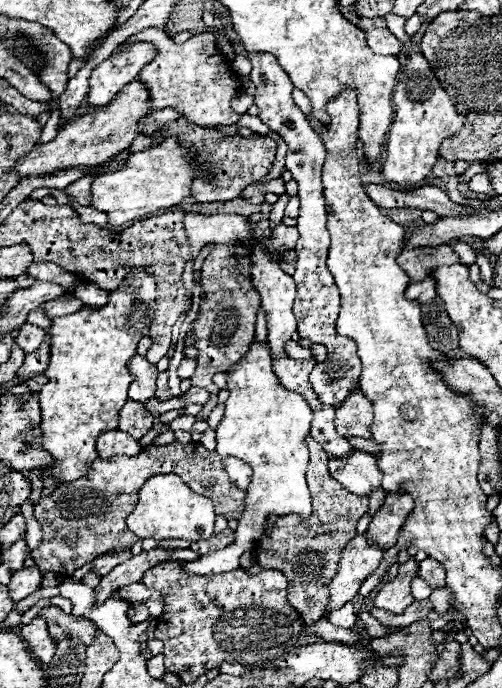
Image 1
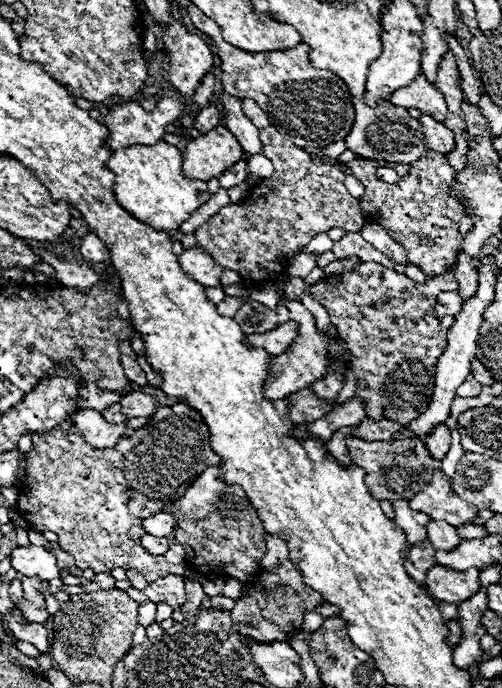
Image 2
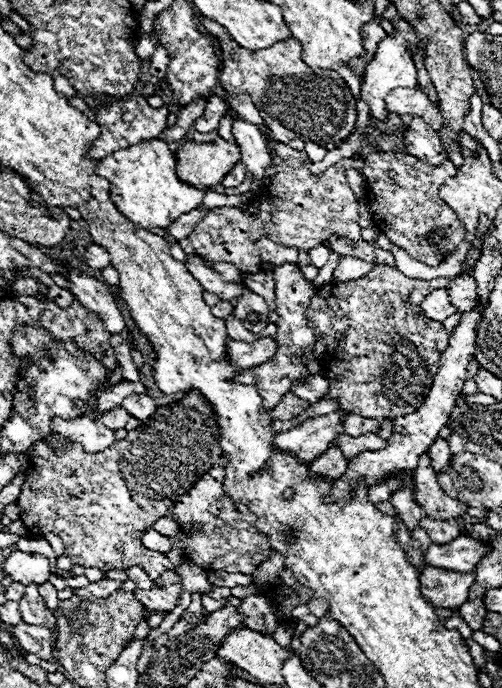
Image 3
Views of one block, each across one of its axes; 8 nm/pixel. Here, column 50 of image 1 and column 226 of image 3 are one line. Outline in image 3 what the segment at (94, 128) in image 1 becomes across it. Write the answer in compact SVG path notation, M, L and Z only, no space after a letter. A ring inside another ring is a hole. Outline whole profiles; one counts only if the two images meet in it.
M220 136L214 142L188 140L176 152L178 178L196 188L210 188L220 184L224 174L240 160L240 148Z

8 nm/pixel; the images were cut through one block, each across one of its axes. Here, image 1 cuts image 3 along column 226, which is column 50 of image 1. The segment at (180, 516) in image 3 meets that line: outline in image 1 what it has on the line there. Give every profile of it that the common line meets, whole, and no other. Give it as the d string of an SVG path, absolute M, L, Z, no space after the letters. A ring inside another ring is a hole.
M172 442L168 446L148 446L144 448L138 456L112 456L108 460L94 460L88 468L88 474L74 482L64 482L60 484L48 498L40 500L34 508L34 516L42 526L42 542L38 548L30 552L32 560L40 566L42 572L54 572L60 576L72 576L76 570L80 570L84 564L90 564L98 554L104 554L114 548L132 548L138 538L128 530L126 518L130 514L130 504L138 502L138 490L144 486L144 482L156 474L178 474L194 492L208 496L216 504L216 514L224 516L226 520L240 520L240 514L244 512L244 490L236 488L230 480L228 474L222 468L220 456L216 452L206 450L198 442Z

